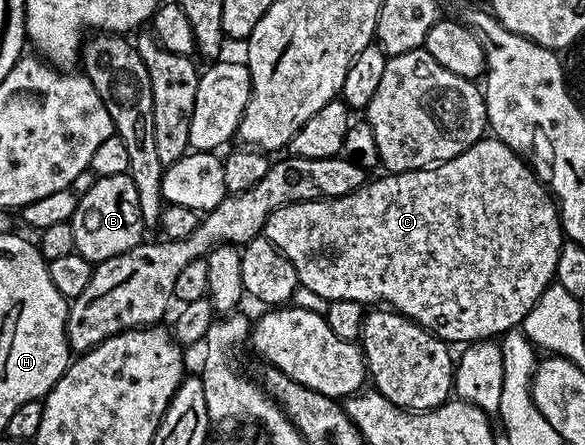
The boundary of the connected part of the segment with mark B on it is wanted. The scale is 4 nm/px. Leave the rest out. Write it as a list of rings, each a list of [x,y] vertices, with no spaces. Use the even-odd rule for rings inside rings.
[[[128,173],[97,178],[85,195],[77,197],[76,211],[71,223],[75,253],[81,254],[87,262],[93,264],[105,262],[141,245],[146,227],[142,220],[142,208],[138,204],[138,188],[134,188],[134,180]]]

